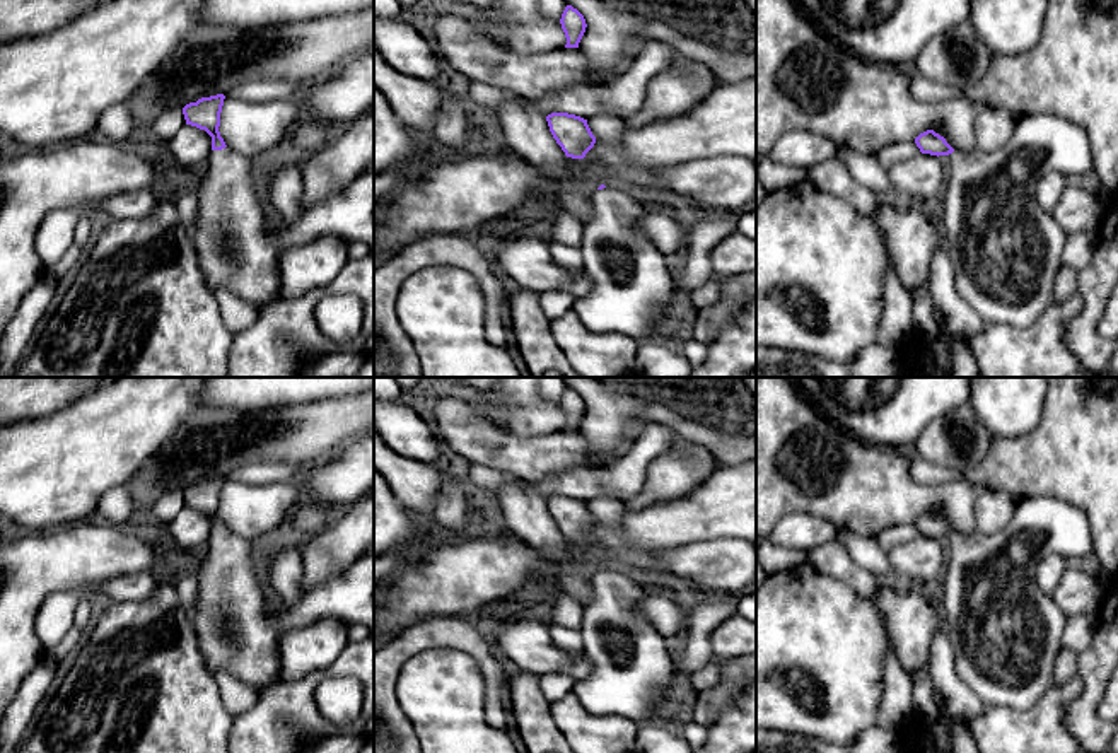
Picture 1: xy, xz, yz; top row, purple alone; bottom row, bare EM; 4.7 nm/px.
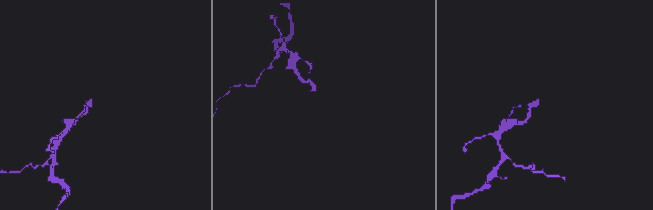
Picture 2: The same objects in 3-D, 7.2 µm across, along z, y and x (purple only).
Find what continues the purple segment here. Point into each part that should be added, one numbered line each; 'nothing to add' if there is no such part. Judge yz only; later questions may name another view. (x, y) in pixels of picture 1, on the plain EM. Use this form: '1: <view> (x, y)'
1: yz (1006, 634)

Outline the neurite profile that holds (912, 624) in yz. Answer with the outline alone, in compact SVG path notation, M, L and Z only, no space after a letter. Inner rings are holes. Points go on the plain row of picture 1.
M881 587L872 604L888 628L900 666L917 678L930 664L930 647L937 630L946 627L944 616L918 589L898 592Z

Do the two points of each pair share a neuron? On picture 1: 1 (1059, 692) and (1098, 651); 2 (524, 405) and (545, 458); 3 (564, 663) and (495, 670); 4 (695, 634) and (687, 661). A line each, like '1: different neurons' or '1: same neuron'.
1: different neurons
2: different neurons
3: different neurons
4: same neuron

